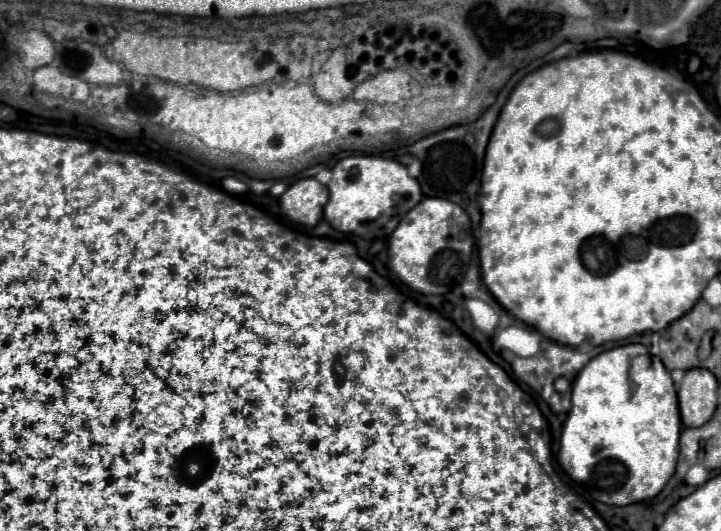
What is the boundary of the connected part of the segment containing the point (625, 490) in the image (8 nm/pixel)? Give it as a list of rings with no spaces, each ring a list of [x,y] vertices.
[[[621,345],[593,357],[577,375],[571,390],[571,409],[563,425],[559,463],[577,483],[583,483],[593,499],[607,505],[631,505],[653,499],[671,479],[679,455],[679,405],[669,371],[645,345]]]

